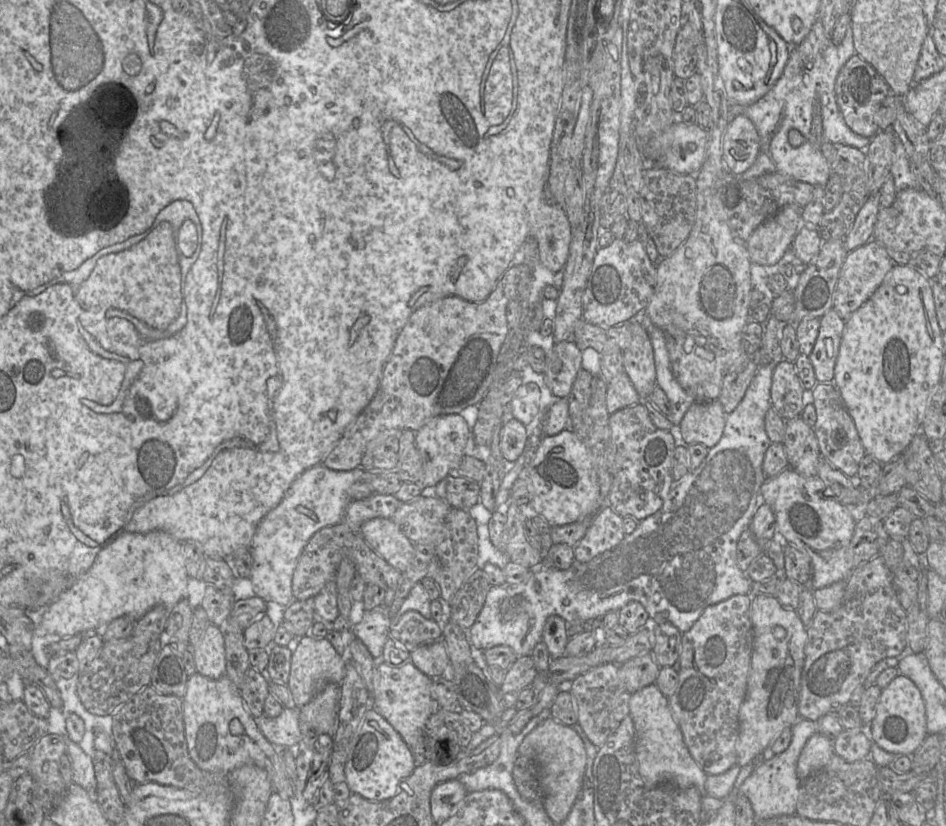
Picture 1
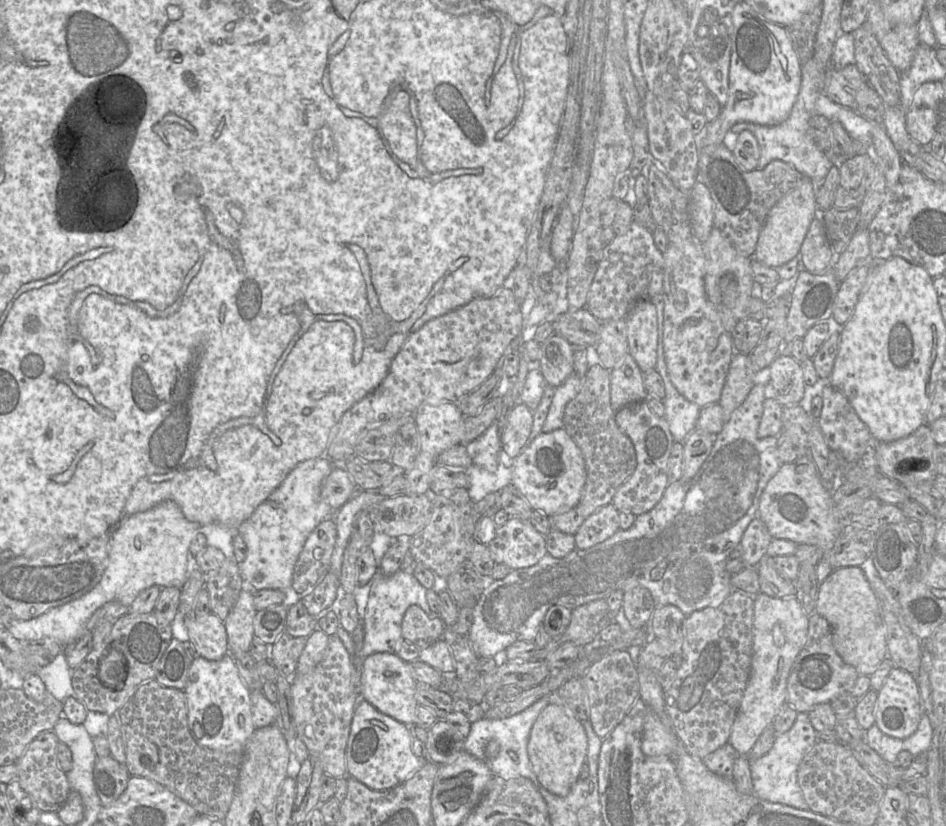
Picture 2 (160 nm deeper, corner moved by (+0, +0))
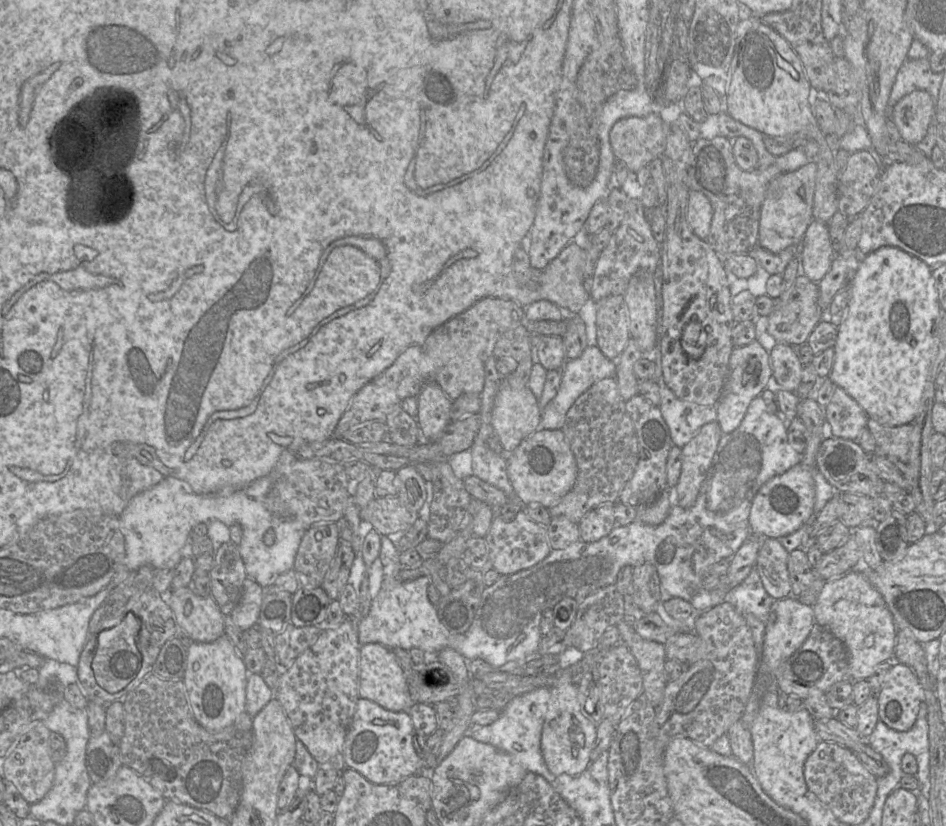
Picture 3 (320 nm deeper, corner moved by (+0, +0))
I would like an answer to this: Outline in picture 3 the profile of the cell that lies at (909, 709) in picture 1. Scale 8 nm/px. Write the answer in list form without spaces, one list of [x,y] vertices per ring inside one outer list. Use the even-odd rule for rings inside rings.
[[[894,661],[876,698],[879,719],[893,730],[907,731],[914,725],[920,704],[924,702],[924,689],[911,667]]]

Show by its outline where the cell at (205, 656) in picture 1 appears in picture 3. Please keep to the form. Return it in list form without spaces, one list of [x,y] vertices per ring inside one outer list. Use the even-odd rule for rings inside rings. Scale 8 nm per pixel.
[[[183,587],[170,589],[166,598],[178,628],[185,631],[194,642],[210,643],[225,634],[225,616],[212,596],[201,597],[194,592],[192,587]]]

